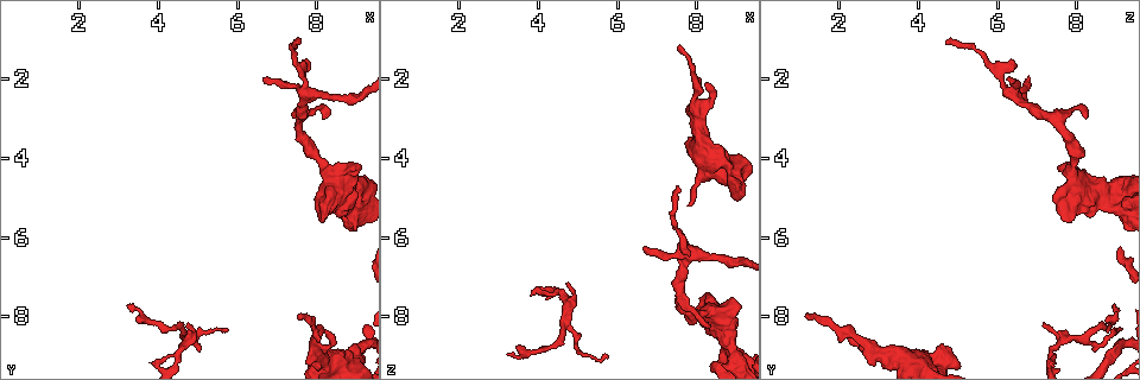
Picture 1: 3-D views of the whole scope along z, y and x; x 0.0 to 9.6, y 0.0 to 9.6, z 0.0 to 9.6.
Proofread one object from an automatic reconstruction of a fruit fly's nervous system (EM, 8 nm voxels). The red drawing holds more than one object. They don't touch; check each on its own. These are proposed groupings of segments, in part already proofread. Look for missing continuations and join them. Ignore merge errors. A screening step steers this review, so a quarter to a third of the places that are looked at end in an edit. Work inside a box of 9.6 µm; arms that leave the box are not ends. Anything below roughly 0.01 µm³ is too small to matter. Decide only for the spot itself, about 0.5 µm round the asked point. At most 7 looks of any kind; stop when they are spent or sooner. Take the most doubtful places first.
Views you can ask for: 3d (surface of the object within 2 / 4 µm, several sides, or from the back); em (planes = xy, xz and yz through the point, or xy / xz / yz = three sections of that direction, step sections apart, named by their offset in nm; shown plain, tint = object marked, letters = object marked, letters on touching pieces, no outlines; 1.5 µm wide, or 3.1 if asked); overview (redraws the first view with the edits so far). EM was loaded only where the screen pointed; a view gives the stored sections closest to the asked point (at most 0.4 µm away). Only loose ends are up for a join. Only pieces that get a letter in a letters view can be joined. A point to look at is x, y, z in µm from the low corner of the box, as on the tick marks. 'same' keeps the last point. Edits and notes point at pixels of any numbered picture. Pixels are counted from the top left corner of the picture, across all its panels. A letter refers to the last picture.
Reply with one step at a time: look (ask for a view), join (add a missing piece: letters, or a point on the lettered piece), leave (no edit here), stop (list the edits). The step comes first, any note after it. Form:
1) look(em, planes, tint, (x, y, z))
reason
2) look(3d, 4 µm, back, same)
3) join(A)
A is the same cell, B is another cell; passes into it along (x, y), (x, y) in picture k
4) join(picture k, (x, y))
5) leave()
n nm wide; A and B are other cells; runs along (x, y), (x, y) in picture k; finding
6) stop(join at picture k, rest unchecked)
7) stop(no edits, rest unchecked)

look(em, yz, step 8, letters, (4.05, 9.10, 7.30))
thin end

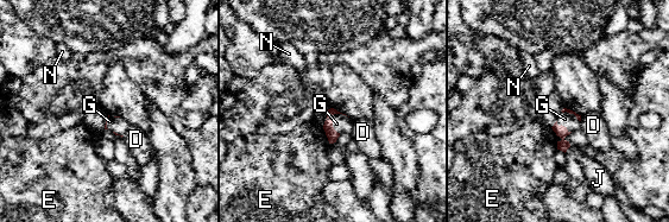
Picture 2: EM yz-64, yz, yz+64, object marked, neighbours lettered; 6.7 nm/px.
look(em, planes, letters, same)

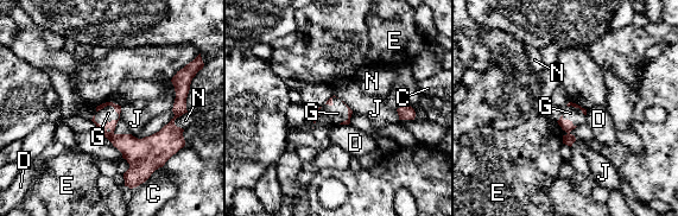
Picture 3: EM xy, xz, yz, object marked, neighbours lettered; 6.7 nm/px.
leave()
C touches over 220 nm; C, D, E, G, J and N are other cells; runs along (181, 74), (170, 134), (131, 175) in picture 3; none of them fits

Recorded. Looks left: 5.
look(em, xy, step 8, letters, (3.20, 7.80, 8.90))
tapers out

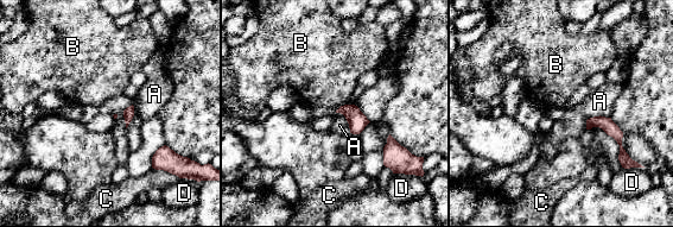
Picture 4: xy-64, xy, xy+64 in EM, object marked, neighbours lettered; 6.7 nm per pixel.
leave()
A touches over 170 nm; A, B, C and D are other cells; none of them fits

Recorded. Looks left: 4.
look(em, xz, step 4, letters, (6.65, 2.00, 6.25))
an open end

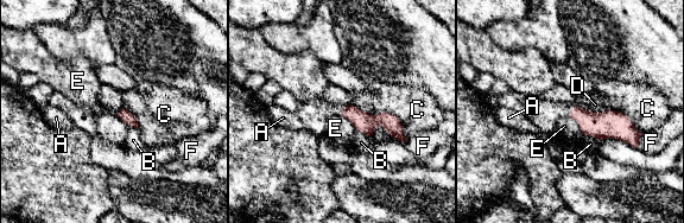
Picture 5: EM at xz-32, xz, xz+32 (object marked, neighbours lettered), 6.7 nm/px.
leave()
A, B, C, D, E and F are other cells; runs along (346, 109), (400, 138) in picture 5; none of them fits

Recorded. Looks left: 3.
stop(no edits, rest unchecked)

